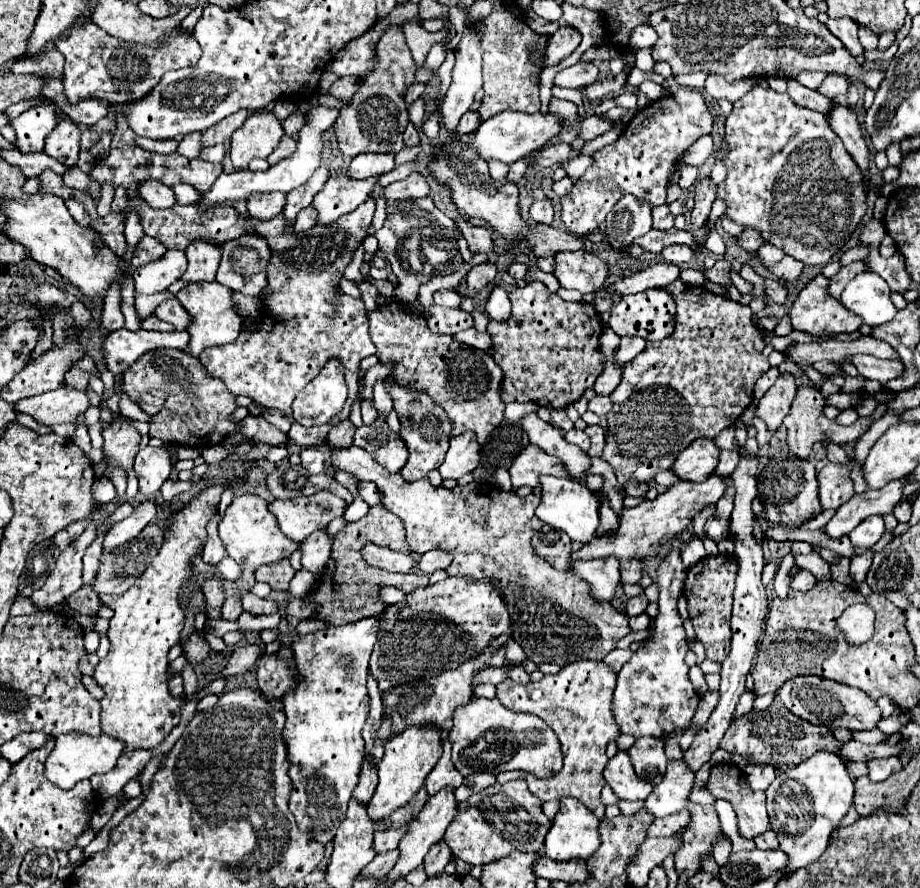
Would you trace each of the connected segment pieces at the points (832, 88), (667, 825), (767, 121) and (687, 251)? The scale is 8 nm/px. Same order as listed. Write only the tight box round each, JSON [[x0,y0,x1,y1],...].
[[817,74,849,98],[647,810,691,838],[717,86,867,266],[661,246,695,266]]

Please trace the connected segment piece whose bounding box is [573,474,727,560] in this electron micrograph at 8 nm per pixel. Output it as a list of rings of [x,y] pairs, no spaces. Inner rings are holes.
[[[711,474],[705,482],[695,484],[695,482],[677,482],[669,486],[663,494],[659,494],[653,502],[645,500],[635,508],[625,508],[623,514],[619,516],[619,532],[615,536],[601,536],[593,538],[589,544],[585,544],[581,550],[573,552],[573,560],[581,558],[607,558],[607,556],[617,556],[619,560],[623,558],[647,558],[659,550],[661,544],[669,542],[673,536],[681,534],[689,522],[693,520],[695,514],[699,514],[703,508],[717,504],[717,500],[725,494],[727,476]]]

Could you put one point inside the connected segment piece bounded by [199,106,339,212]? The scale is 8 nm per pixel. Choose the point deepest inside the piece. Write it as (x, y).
(284, 176)

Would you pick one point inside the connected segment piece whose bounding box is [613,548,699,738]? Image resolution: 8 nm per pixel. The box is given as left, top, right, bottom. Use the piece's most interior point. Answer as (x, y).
(654, 697)

